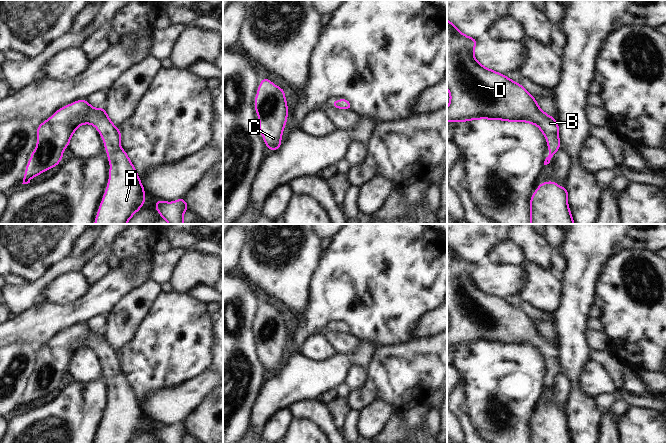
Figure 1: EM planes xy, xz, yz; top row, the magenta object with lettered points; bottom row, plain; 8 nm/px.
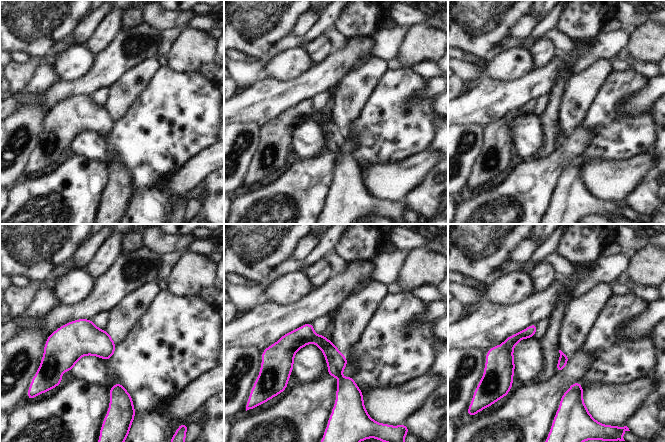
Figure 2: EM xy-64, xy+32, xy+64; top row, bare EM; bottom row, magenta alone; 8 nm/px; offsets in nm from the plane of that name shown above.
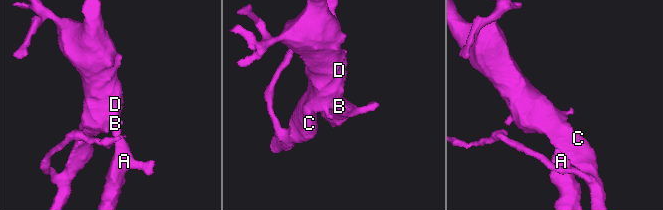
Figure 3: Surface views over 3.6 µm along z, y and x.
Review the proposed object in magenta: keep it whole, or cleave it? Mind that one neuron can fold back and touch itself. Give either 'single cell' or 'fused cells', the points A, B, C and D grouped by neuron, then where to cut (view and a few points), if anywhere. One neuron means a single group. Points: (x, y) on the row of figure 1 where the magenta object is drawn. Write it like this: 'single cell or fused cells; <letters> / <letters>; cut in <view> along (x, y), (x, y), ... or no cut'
single cell; A B C D; no cut

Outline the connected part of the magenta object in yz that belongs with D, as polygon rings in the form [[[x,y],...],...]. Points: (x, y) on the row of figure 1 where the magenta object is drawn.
[[[447,18],[447,89],[450,92],[447,122],[489,119],[536,125],[546,138],[550,154],[544,165],[549,164],[552,155],[560,149],[558,121],[546,114],[522,85],[480,64],[474,56],[478,41],[460,32]]]

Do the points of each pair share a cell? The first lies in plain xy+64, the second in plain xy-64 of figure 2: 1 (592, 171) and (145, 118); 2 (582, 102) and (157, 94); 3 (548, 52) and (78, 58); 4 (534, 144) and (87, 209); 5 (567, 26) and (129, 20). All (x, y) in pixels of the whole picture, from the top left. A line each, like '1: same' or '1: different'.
1: different
2: different
3: different
4: different
5: same

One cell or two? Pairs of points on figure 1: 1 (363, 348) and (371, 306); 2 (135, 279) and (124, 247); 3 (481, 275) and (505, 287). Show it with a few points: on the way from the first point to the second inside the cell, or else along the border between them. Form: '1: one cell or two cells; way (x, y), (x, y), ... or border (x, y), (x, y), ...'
1: two cells; border (351, 333), (360, 337), (371, 348)
2: two cells; border (150, 250), (120, 260)
3: one cell; way (487, 276), (496, 278), (499, 281)

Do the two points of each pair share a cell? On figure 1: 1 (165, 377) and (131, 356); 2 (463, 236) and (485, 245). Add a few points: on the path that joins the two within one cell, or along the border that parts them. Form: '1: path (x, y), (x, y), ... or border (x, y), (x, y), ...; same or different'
1: path (157, 369), (149, 361), (139, 358); same
2: path (468, 236), (476, 236), (480, 240); same

